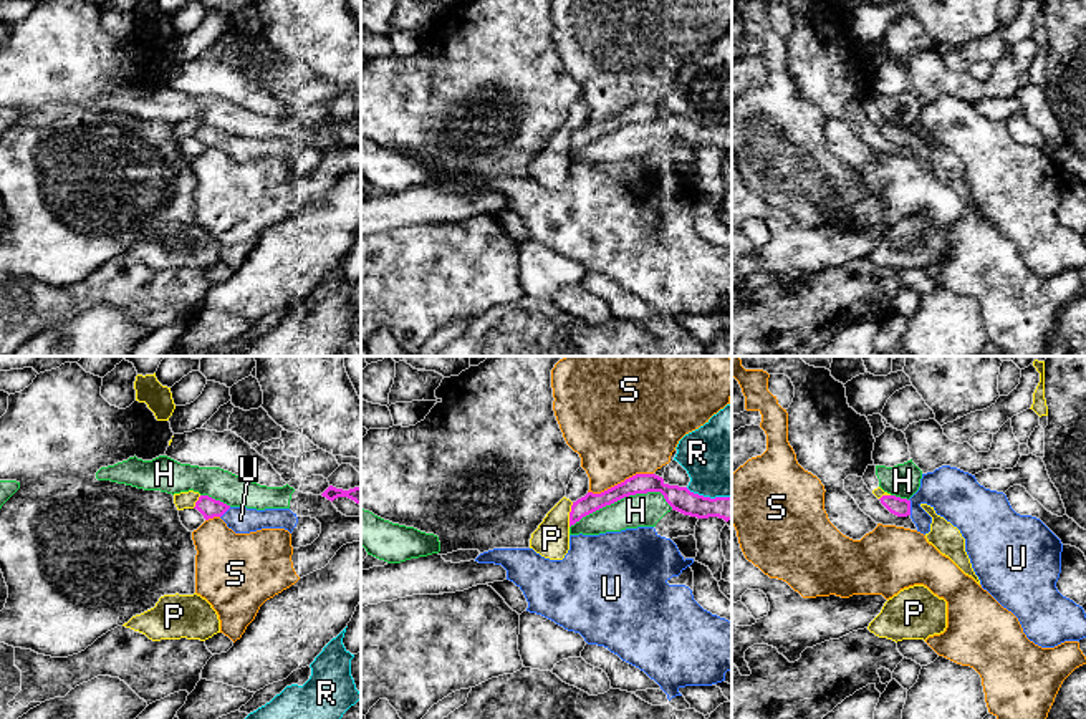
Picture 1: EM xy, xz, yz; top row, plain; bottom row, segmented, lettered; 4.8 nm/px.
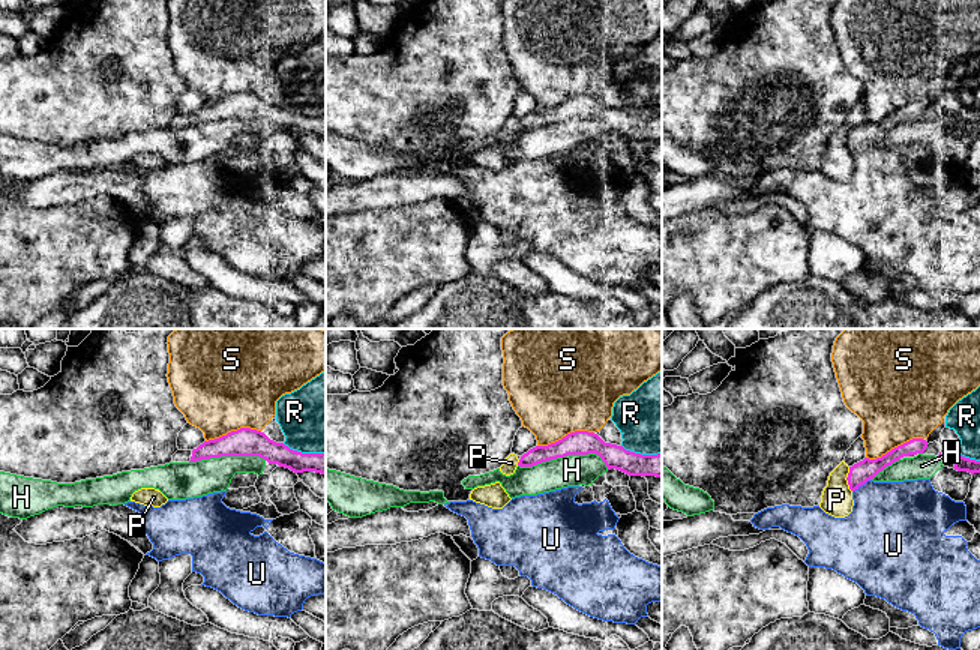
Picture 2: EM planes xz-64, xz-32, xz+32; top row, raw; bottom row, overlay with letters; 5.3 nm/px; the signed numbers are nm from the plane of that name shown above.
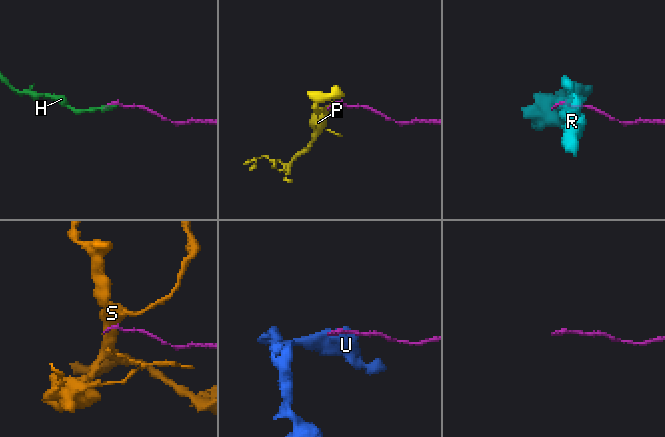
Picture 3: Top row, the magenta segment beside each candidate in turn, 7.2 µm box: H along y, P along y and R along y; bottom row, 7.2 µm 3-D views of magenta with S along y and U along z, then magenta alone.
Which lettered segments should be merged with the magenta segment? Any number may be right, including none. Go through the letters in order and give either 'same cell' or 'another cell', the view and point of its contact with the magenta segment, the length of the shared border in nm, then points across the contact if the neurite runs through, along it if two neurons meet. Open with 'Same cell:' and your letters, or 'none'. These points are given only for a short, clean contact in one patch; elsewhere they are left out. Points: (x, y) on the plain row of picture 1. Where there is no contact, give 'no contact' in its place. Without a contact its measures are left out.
Same cell: H
H: same cell | xz (621, 126) | 500 nm
P: another cell | xz (570, 143) | 120 nm | along xz (573, 131), (568, 141), (568, 154)
R: another cell | xz (709, 126) | 220 nm
S: another cell | xz (621, 111) | 340 nm
U: another cell | yz (909, 136) | 80 nm | along yz (909, 128), (911, 143)

